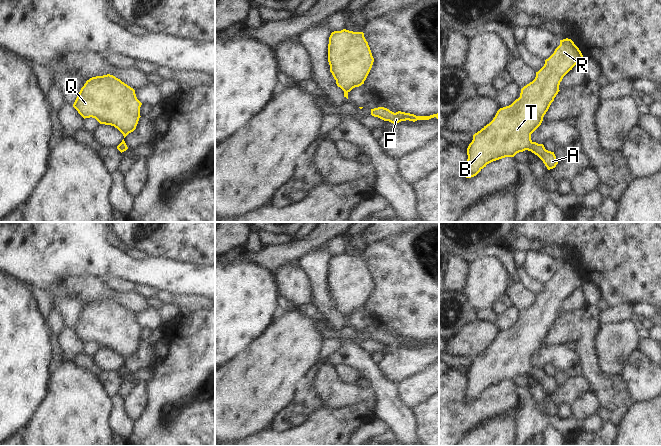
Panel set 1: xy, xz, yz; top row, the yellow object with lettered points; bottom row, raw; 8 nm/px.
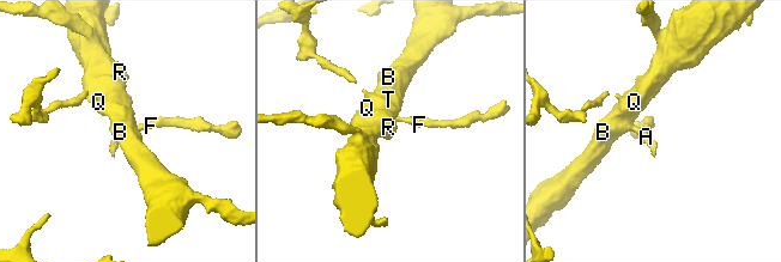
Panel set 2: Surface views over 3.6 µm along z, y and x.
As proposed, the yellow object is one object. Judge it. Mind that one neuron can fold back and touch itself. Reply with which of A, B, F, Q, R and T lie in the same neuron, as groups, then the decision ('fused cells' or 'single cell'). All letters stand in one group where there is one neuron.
A B F Q R T | single cell

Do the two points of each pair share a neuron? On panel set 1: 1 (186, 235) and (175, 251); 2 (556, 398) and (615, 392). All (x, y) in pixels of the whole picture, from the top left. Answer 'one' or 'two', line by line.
1: one
2: two

